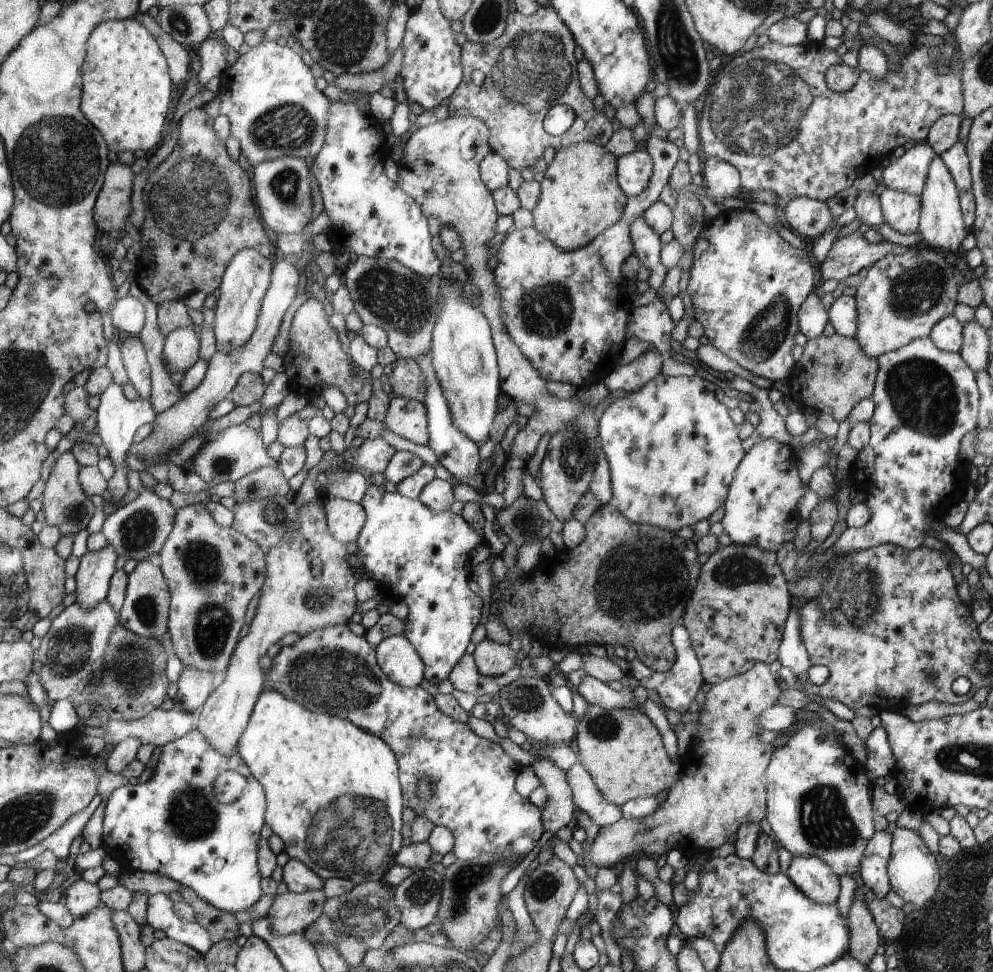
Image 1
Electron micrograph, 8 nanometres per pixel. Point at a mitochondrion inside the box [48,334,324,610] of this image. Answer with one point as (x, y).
(139, 531)

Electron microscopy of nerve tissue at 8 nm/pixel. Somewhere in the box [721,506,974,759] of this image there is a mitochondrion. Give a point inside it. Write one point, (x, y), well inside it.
(845, 593)

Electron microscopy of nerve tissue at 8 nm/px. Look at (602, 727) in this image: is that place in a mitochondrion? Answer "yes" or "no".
yes

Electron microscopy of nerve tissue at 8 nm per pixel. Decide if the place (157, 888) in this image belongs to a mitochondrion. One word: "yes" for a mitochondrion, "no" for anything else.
no

